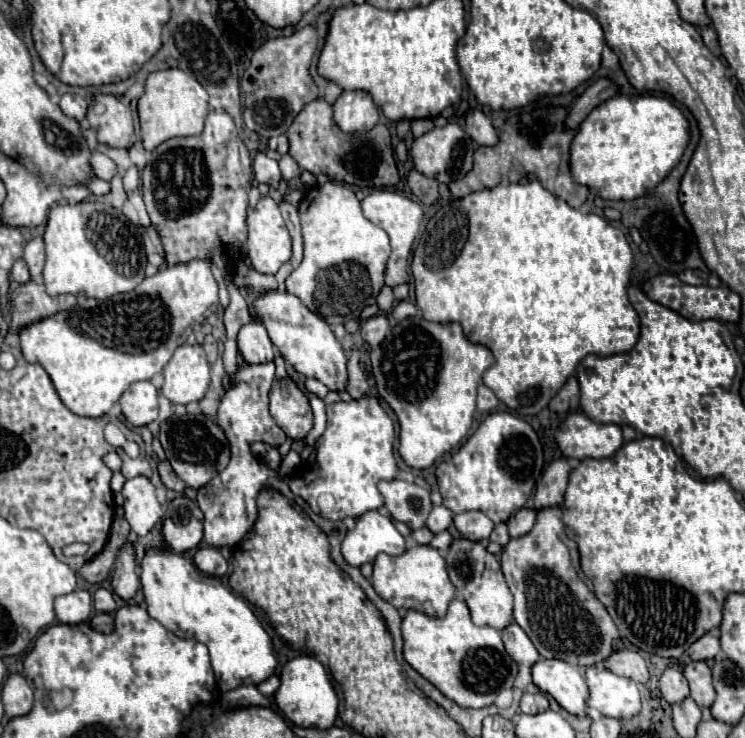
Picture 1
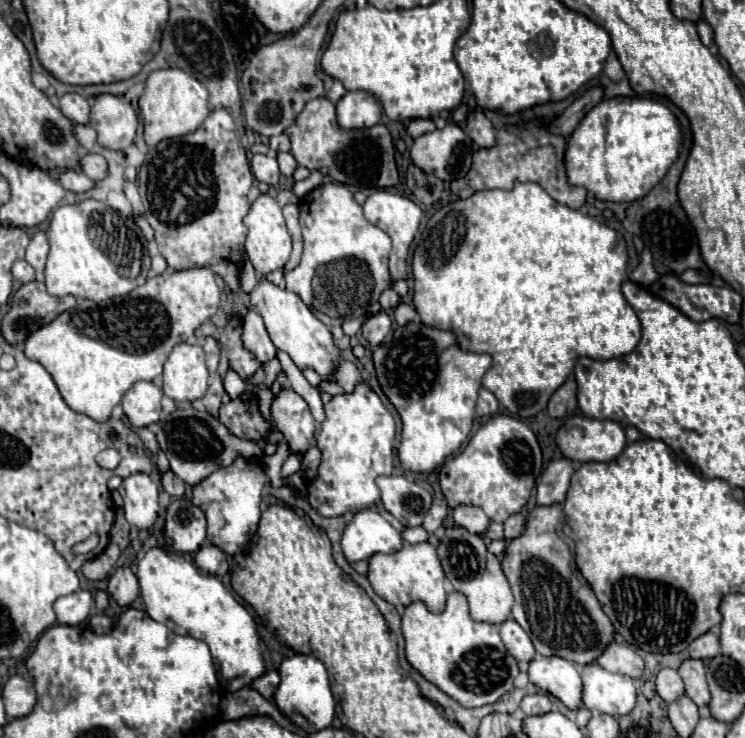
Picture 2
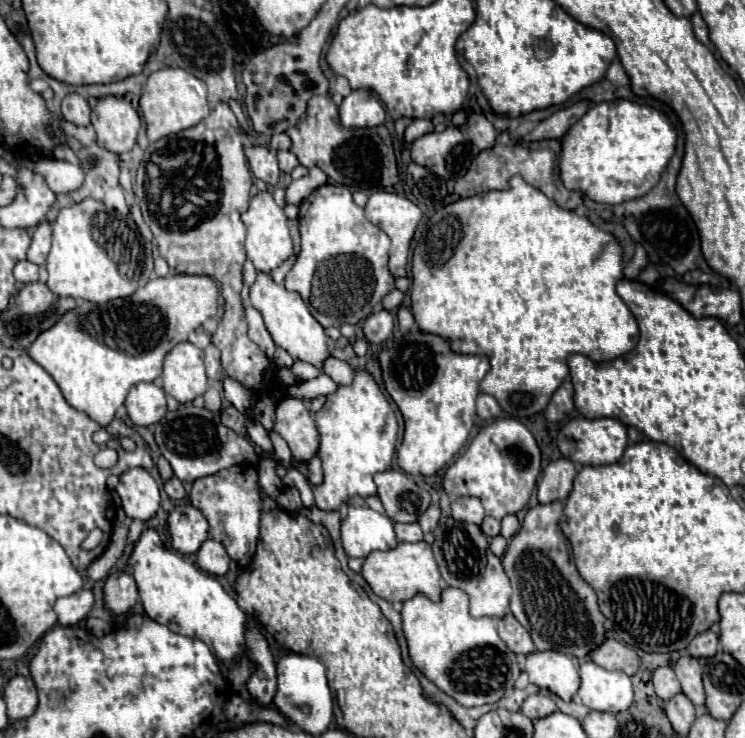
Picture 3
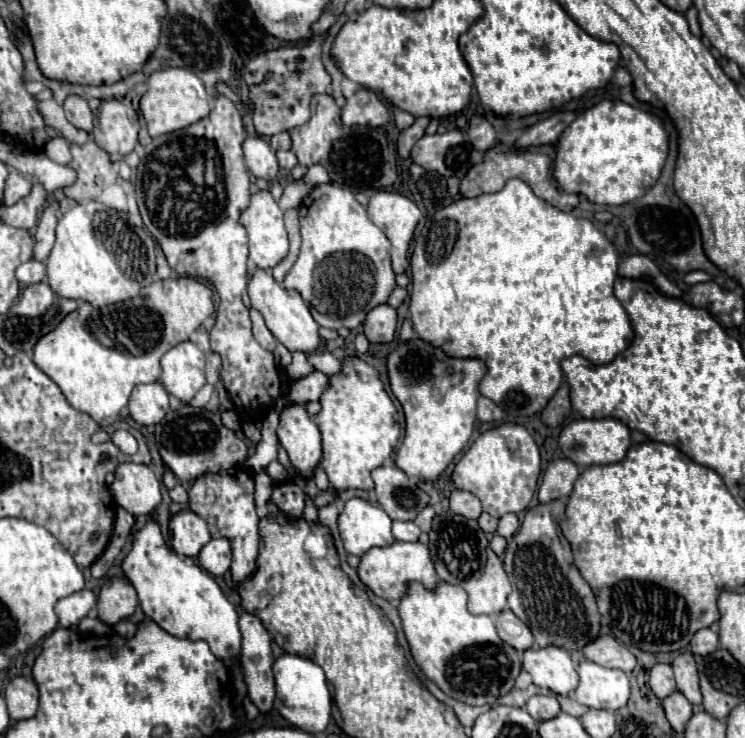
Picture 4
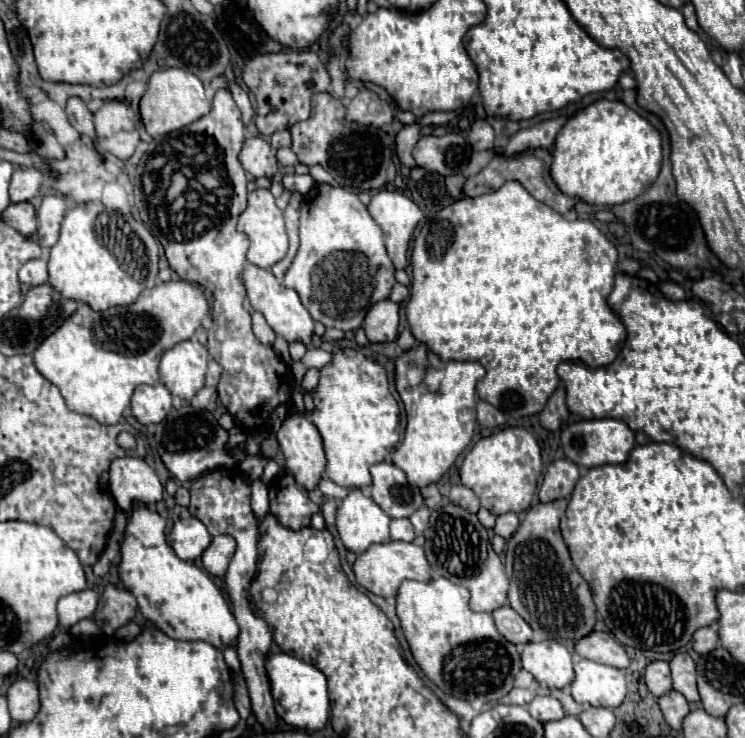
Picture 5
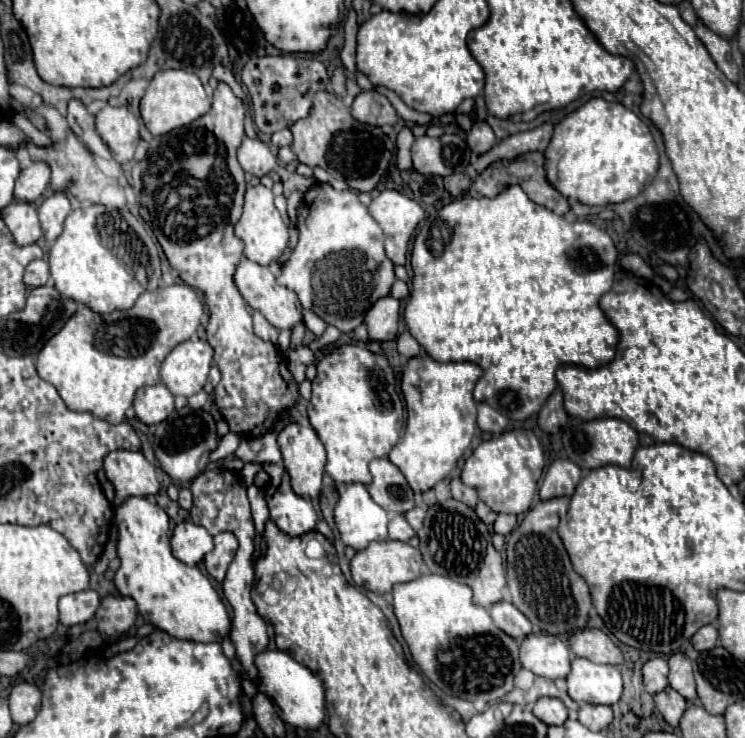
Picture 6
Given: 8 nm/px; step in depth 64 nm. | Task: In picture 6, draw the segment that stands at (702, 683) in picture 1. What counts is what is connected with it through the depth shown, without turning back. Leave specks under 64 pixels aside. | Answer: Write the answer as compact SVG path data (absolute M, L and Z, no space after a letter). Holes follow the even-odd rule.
M674 654L670 656L670 686L680 692L688 702L694 702L698 698L696 694L696 684L694 684L694 674L692 674L692 664L684 654Z

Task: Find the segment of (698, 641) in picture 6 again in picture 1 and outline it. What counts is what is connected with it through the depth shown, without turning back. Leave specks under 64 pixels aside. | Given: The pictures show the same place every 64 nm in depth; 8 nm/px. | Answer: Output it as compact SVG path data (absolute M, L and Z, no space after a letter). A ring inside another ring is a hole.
M704 634L688 648L688 654L692 660L712 660L716 658L718 652L720 652L720 640L714 638L712 634Z

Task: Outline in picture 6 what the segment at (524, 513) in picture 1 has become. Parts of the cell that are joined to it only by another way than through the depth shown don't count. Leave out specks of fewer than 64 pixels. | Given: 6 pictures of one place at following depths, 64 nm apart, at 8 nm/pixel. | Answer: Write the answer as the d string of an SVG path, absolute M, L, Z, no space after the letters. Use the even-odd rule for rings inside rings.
M498 514L496 522L494 522L494 532L506 536L516 528L516 522L518 522L516 514Z

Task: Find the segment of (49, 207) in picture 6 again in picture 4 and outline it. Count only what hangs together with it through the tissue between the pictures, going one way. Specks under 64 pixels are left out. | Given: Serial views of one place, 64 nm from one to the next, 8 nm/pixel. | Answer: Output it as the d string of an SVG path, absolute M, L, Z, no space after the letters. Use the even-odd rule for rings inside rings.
M52 200L44 212L42 212L42 218L40 218L40 224L36 226L36 234L34 234L34 260L38 262L46 262L52 246L54 246L54 240L56 240L56 222L58 222L58 204Z

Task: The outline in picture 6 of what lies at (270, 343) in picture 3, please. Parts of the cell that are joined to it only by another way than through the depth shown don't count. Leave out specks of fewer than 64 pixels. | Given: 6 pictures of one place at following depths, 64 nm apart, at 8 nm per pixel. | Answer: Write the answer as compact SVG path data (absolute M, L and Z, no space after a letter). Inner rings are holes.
M254 312L252 318L254 318L254 334L256 334L258 338L262 338L262 340L268 340L268 342L276 344L276 340L278 340L278 330L276 330L260 312Z

